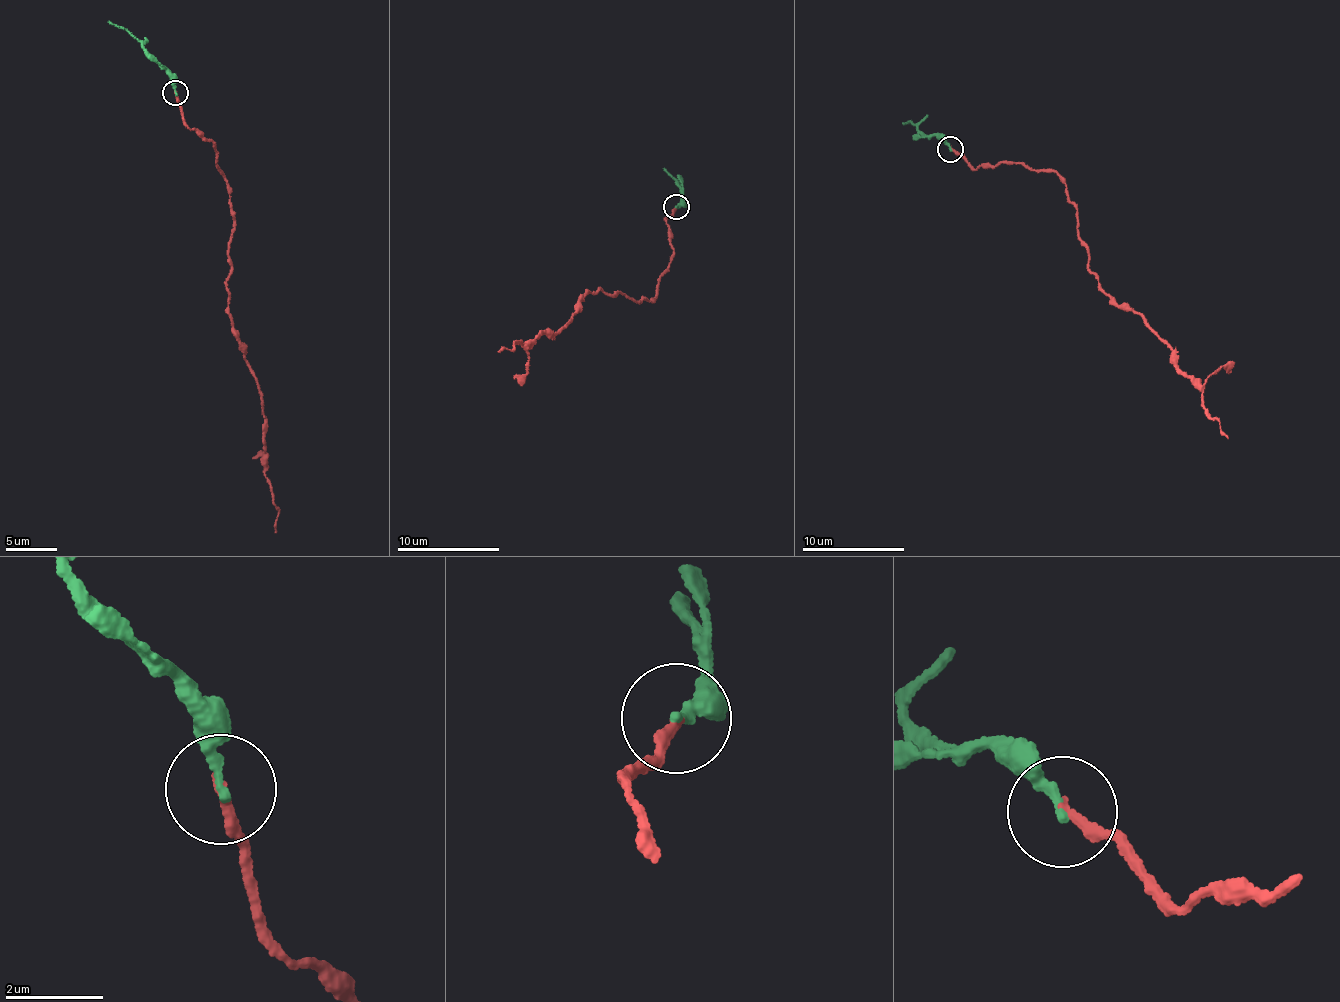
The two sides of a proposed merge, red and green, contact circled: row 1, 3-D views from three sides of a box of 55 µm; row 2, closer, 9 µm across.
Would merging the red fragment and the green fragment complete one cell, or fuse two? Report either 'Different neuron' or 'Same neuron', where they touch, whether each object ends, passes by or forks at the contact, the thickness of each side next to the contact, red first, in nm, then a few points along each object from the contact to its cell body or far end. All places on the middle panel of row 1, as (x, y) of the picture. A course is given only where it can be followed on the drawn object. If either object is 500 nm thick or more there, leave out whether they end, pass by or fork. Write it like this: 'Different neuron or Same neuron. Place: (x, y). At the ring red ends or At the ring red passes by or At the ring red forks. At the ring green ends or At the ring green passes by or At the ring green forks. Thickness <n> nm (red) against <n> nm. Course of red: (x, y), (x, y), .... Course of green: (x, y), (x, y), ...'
Same neuron. Place: (676, 207). At the ring red ends. At the ring green ends. Thickness 200 nm (red) against 220 nm. Course of red: (677, 207), (667, 223), (673, 260), (654, 298), (587, 290), (575, 315), (554, 334), (546, 330), (498, 351). Course of green: (677, 207), (683, 199), (682, 188), (664, 169)

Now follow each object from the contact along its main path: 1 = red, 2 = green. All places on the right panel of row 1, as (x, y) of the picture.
1: (951, 148), (975, 168), (1024, 161), (1060, 177), (1099, 289), (1133, 308), (1171, 349), (1227, 438)
2: (951, 148), (910, 122), (903, 123)

